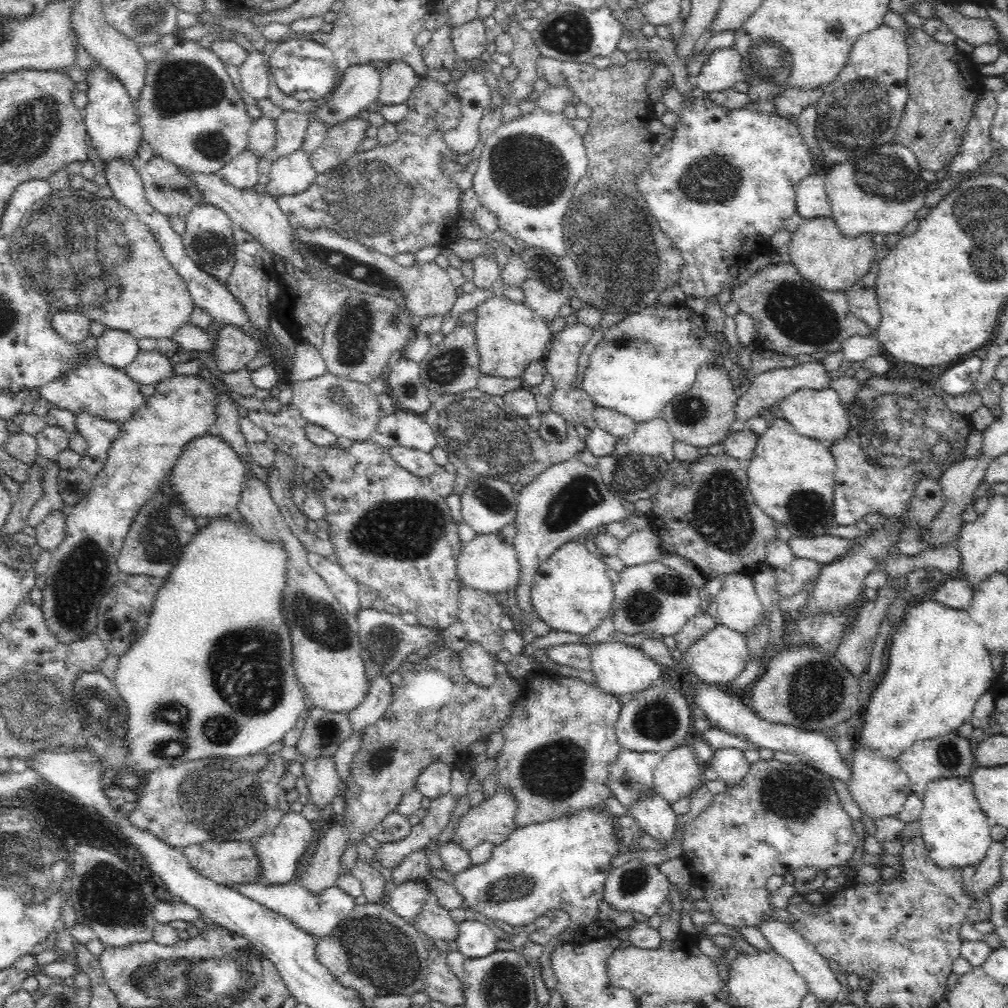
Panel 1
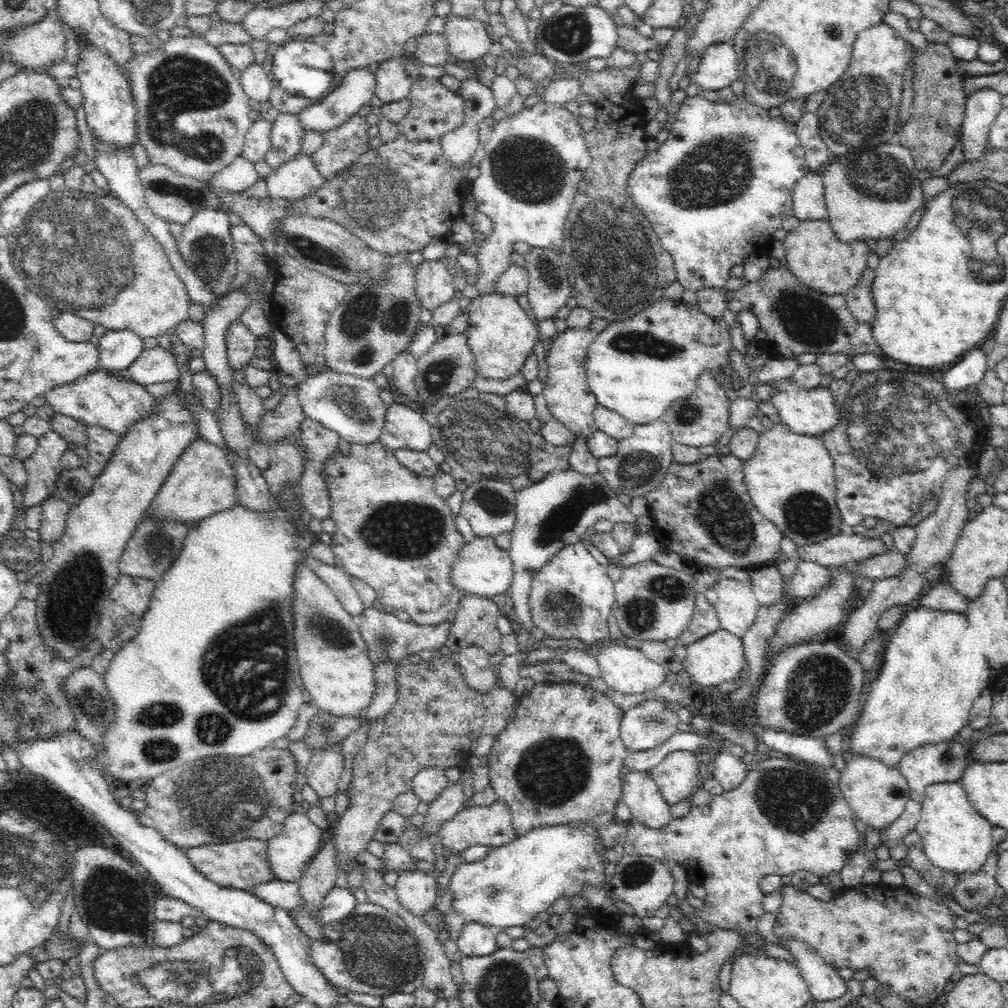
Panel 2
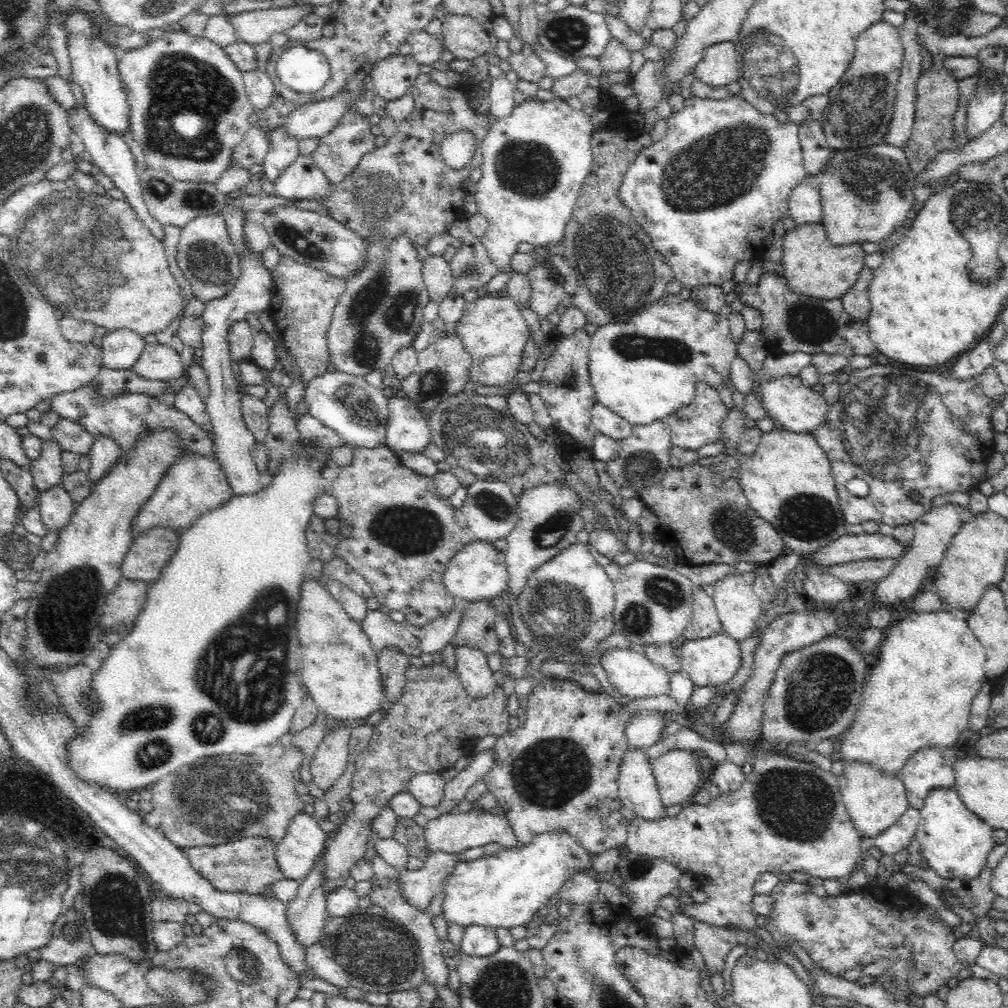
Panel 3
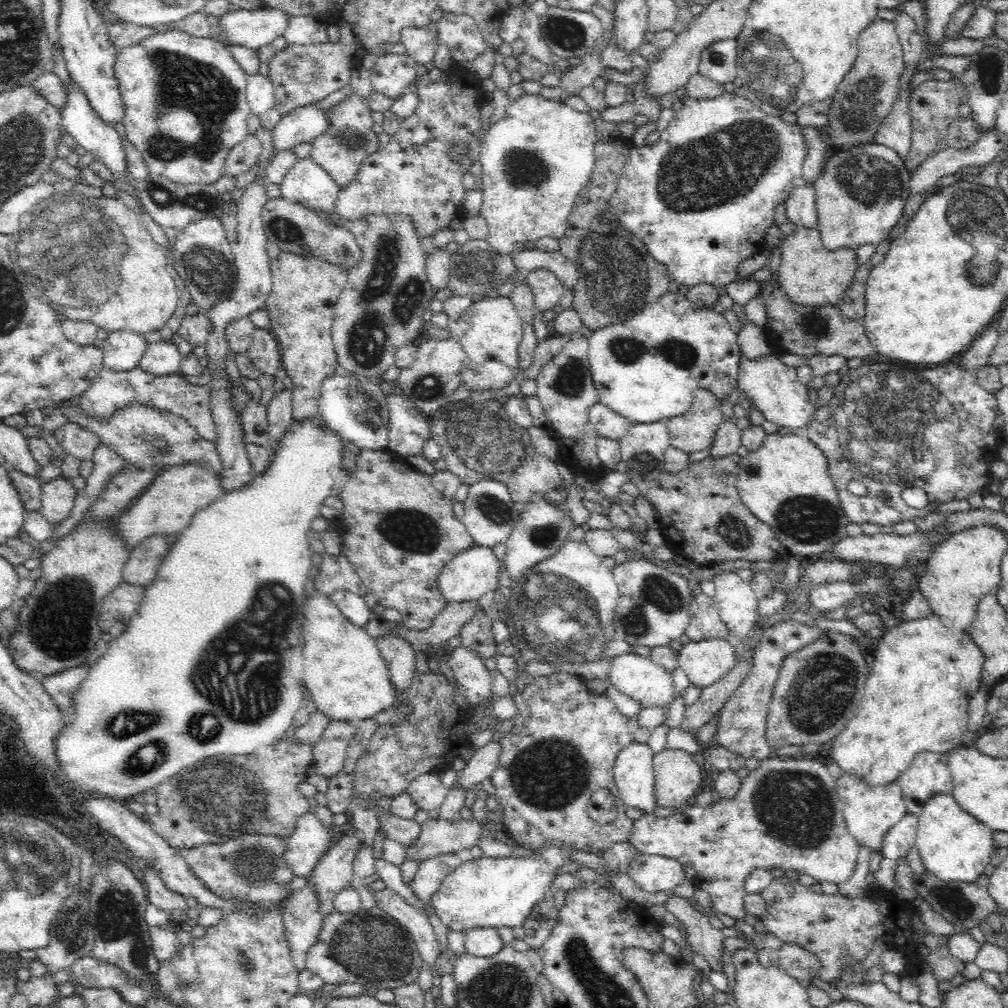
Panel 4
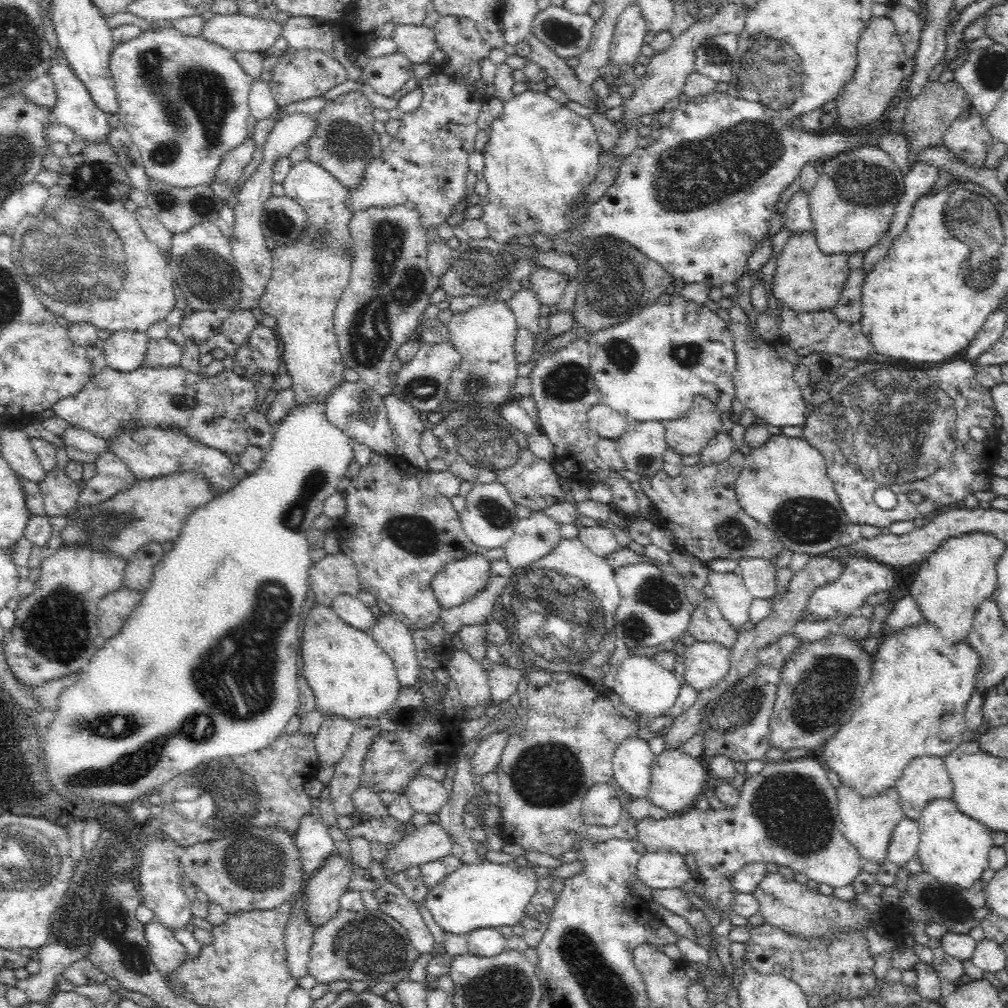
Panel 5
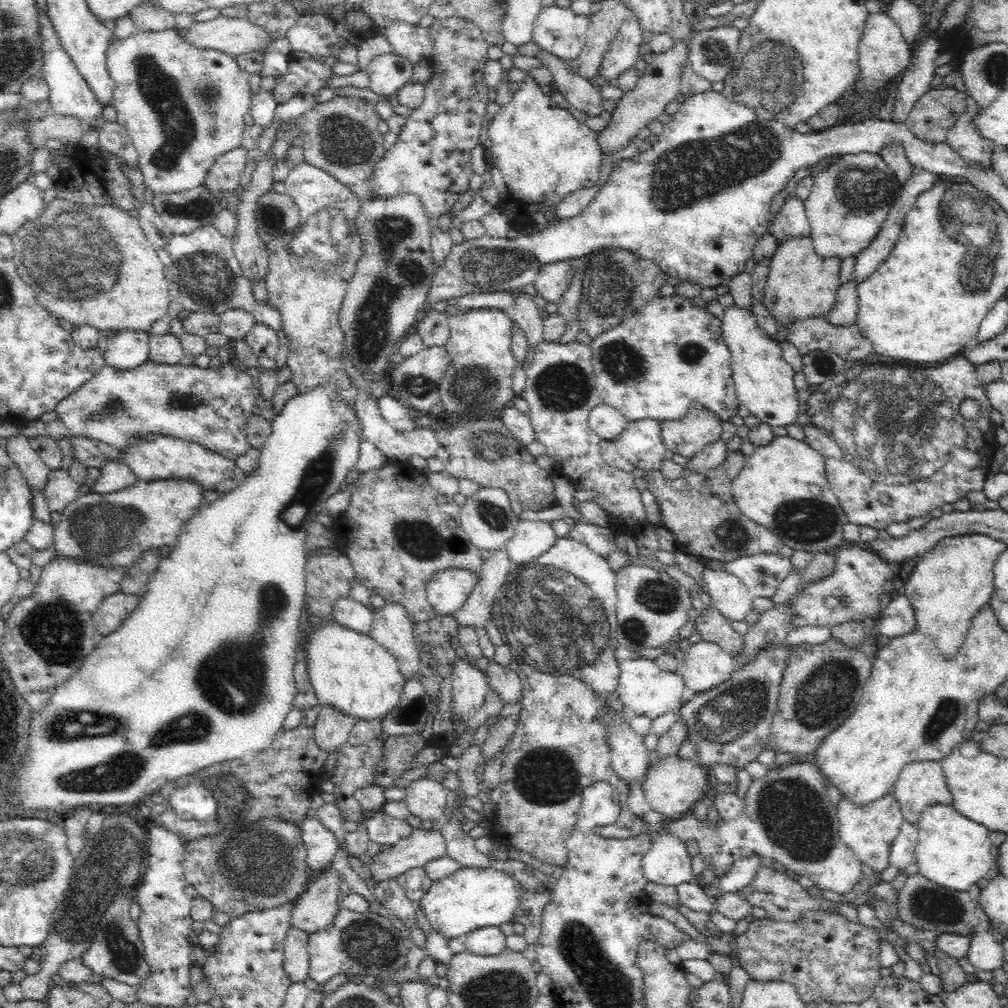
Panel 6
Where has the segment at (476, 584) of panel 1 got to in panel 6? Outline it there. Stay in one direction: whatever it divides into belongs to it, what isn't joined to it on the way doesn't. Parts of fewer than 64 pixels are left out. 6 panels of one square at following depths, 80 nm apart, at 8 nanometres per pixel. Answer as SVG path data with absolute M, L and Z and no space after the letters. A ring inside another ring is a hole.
M450 567L434 573L426 581L426 598L438 615L453 615L460 610L478 582L478 574Z

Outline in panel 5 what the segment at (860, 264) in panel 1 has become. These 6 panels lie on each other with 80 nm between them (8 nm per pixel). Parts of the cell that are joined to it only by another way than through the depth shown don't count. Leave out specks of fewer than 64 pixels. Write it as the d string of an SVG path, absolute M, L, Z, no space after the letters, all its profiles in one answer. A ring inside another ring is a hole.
M800 231L791 234L776 257L776 272L769 284L770 298L778 299L780 305L790 307L795 313L832 310L850 273L846 267L848 257L845 252L833 255L822 253L813 232Z

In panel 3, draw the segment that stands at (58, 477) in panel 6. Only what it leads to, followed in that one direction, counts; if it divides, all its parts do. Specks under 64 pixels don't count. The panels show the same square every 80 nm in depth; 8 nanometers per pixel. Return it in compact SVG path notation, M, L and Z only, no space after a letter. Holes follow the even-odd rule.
M62 484L40 493L38 512L48 532L59 532L67 525L75 510L75 502Z

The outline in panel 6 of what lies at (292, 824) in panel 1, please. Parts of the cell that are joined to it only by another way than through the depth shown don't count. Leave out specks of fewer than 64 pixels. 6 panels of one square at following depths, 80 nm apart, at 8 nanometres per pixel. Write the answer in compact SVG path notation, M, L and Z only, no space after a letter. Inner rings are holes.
M306 817L299 828L302 830L303 846L307 851L307 866L314 872L331 866L338 852L336 836L316 817Z

